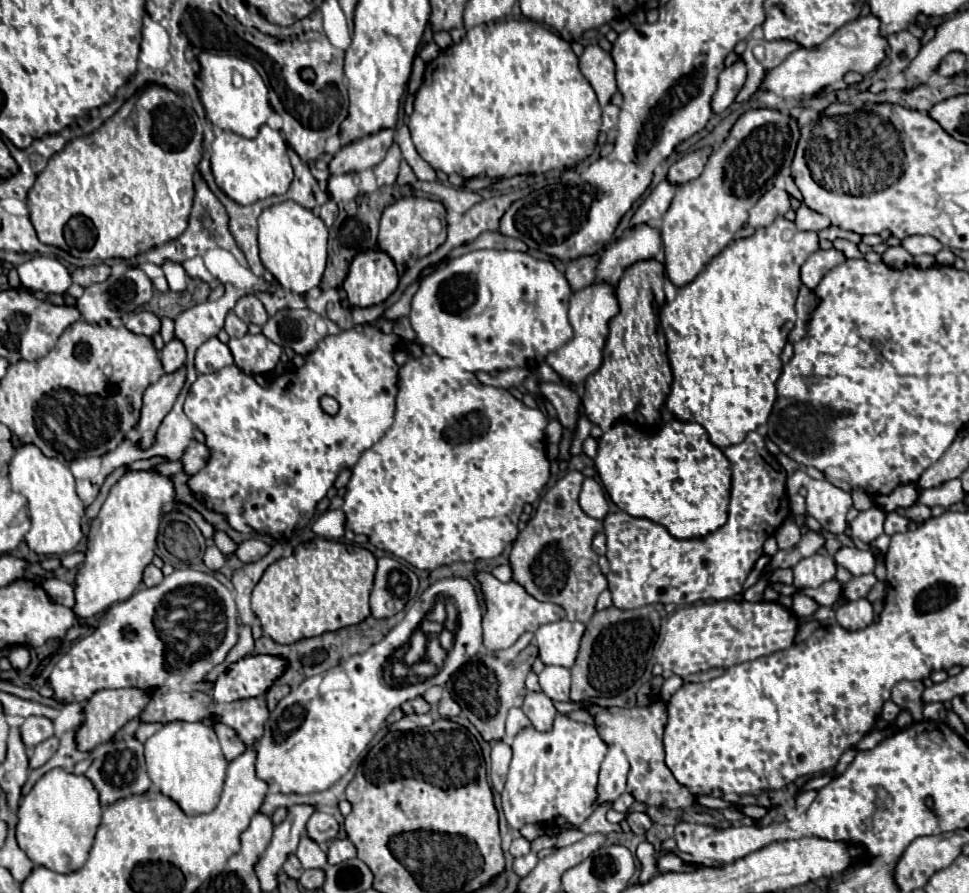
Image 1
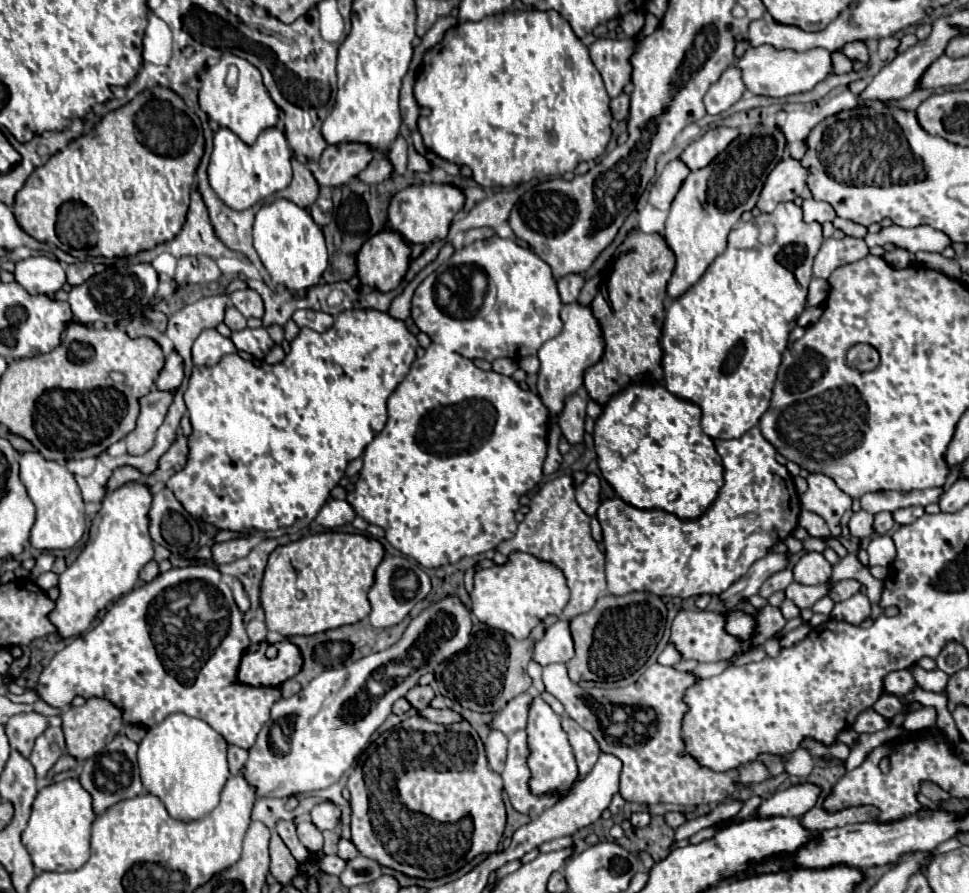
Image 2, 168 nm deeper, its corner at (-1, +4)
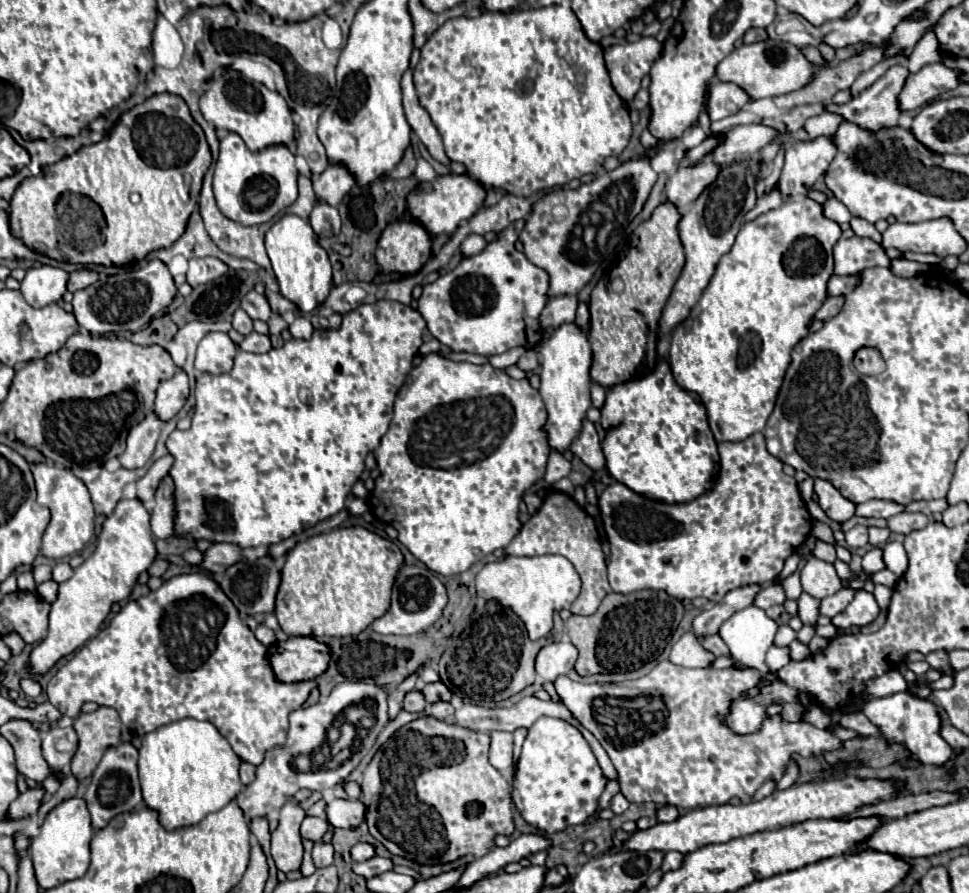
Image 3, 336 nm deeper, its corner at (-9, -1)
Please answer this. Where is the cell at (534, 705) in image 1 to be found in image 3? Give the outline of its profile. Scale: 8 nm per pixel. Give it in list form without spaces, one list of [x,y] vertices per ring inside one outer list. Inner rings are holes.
[[[540,716],[530,728],[510,782],[510,798],[520,816],[538,832],[554,834],[584,824],[598,810],[606,776],[580,730],[566,720]]]

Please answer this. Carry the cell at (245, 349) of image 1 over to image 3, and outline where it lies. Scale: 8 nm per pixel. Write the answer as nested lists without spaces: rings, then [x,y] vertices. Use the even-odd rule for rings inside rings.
[[[250,332],[250,334],[244,338],[244,342],[240,344],[240,348],[246,350],[246,352],[258,352],[258,354],[272,350],[270,338],[264,336],[264,334],[258,334],[258,332]]]

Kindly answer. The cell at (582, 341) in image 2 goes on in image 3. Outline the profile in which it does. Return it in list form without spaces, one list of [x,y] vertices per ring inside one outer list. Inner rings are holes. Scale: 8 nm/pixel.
[[[562,324],[560,328],[550,332],[542,350],[540,350],[540,394],[546,404],[548,422],[544,430],[548,434],[548,444],[556,452],[564,452],[570,448],[572,440],[582,430],[582,420],[586,418],[586,410],[590,404],[590,366],[592,366],[592,350],[588,342],[588,332],[578,328],[576,324]]]

